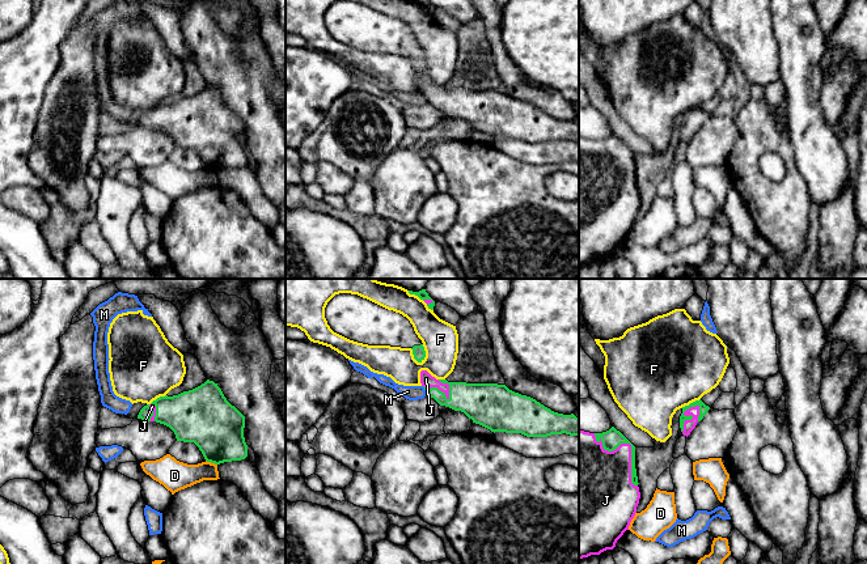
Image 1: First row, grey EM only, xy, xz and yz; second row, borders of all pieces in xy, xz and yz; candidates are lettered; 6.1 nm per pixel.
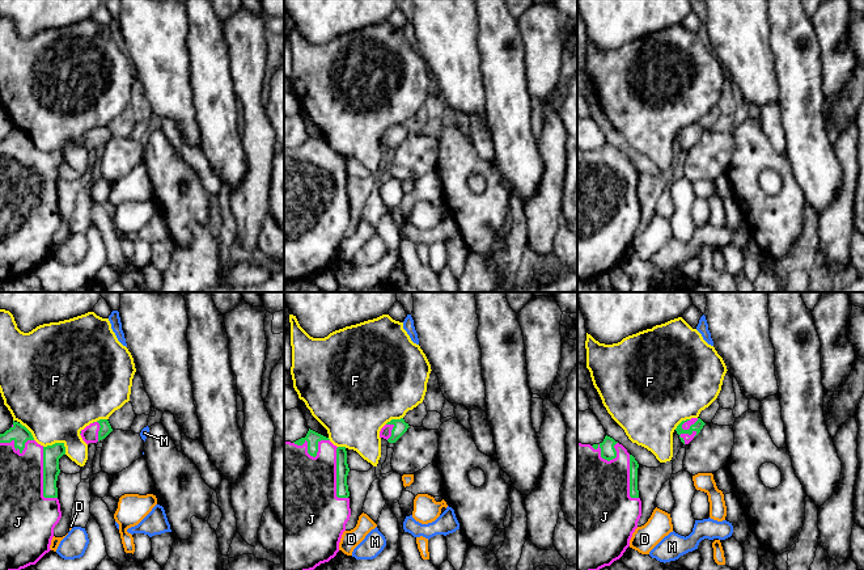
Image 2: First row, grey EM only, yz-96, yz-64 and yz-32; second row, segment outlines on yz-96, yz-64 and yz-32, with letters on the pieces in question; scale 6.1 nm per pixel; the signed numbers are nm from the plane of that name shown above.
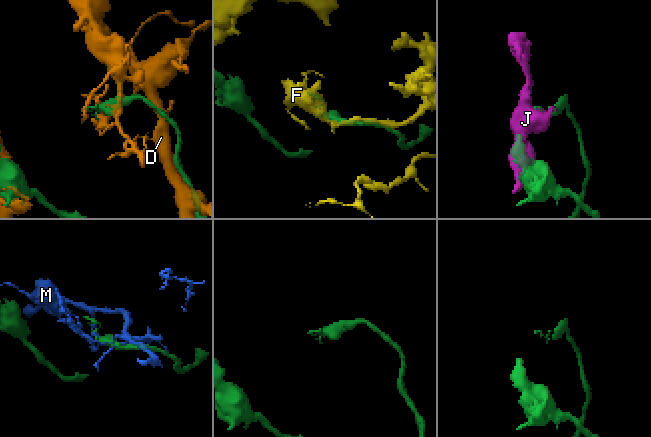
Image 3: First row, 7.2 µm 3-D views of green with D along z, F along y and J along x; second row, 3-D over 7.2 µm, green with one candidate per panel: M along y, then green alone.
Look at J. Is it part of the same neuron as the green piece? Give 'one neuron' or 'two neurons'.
one neuron

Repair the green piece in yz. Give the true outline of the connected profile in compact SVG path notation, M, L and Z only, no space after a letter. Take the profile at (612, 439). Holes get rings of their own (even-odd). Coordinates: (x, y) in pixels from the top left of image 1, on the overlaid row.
M579 431L579 559L616 547L636 513L638 484L635 446L619 431Z

